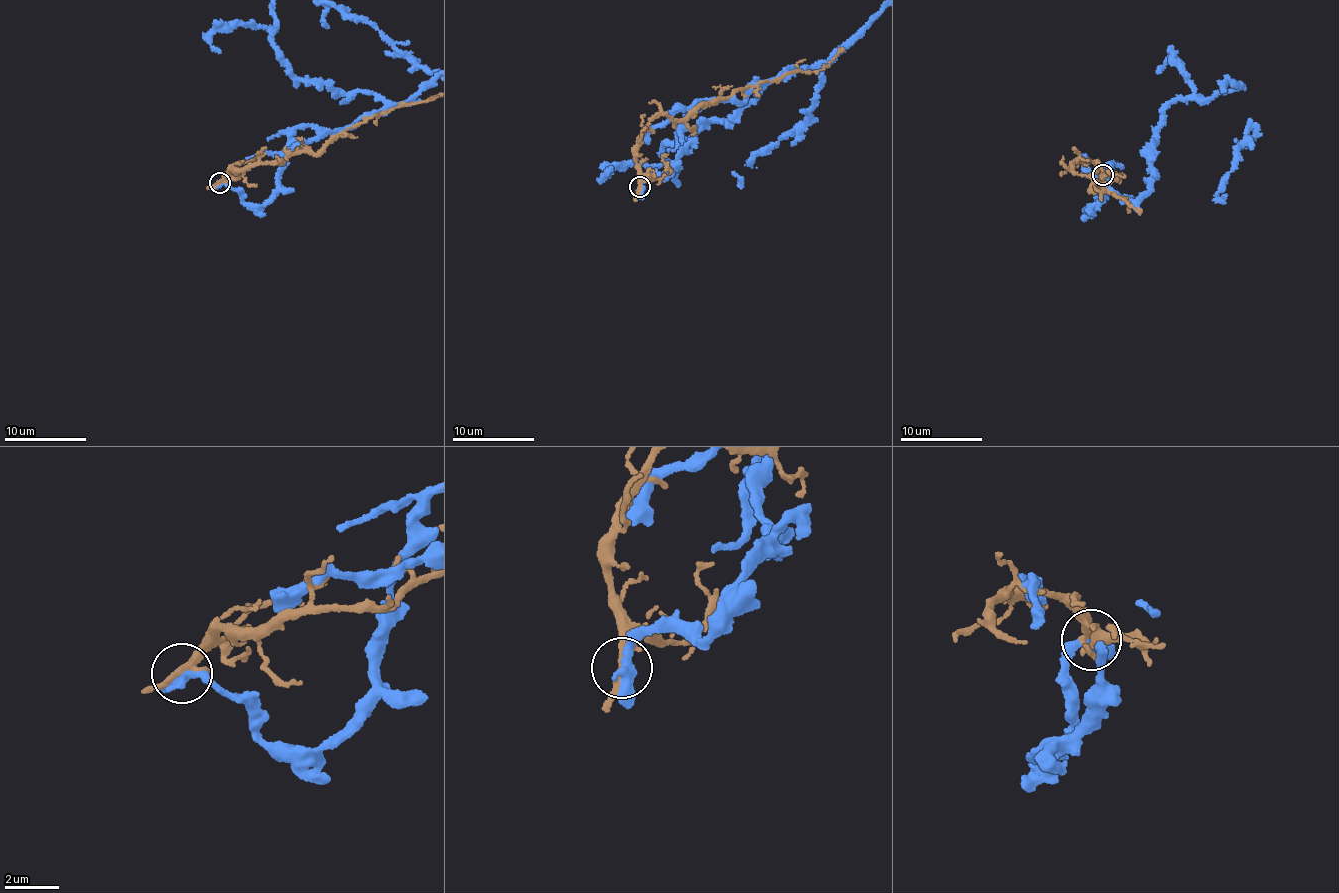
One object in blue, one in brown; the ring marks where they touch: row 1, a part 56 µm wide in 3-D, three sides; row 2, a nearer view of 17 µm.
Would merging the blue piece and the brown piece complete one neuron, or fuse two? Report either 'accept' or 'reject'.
reject

